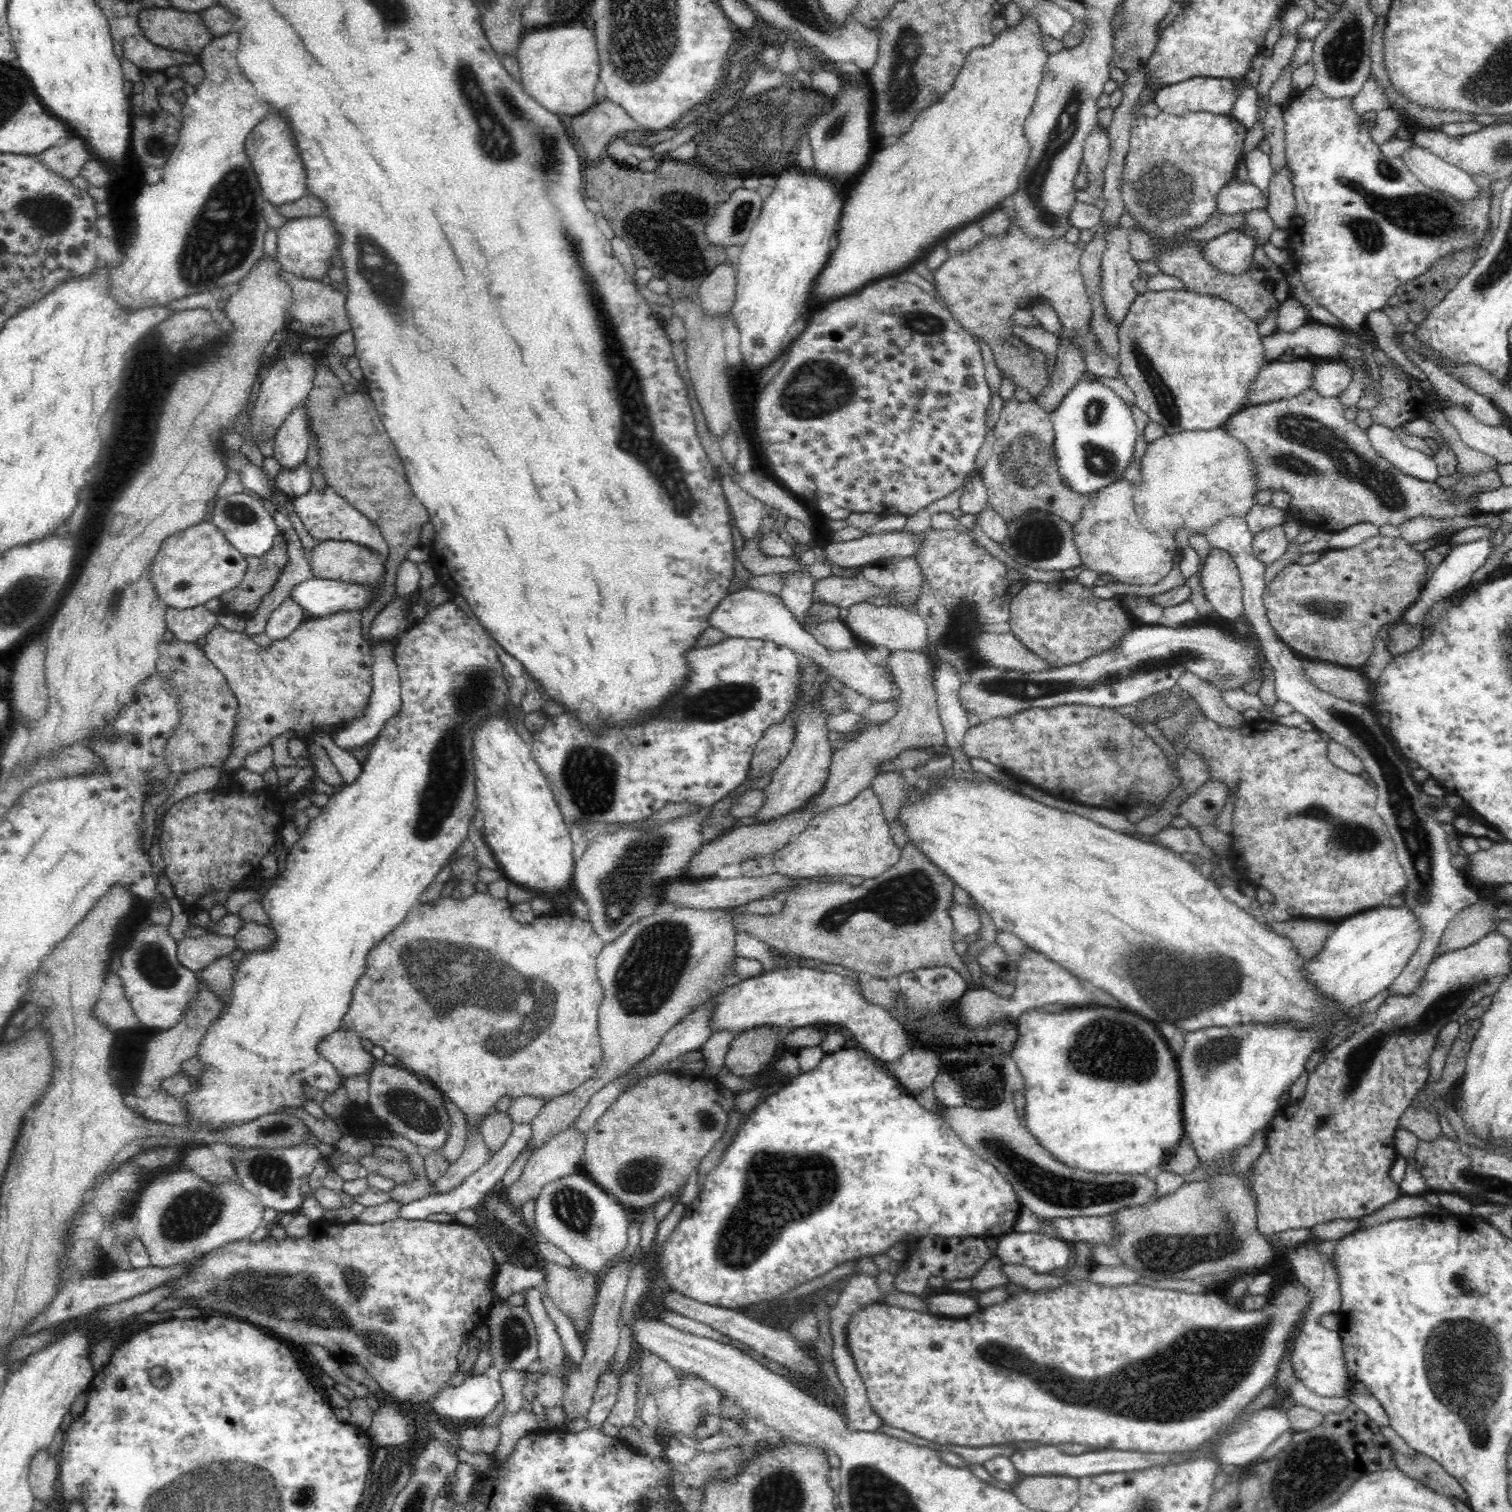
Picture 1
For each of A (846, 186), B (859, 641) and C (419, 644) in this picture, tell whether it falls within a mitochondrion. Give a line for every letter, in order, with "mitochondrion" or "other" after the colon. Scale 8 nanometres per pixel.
A: other
B: other
C: other

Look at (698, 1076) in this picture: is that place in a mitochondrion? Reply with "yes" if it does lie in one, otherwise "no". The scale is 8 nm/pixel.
no

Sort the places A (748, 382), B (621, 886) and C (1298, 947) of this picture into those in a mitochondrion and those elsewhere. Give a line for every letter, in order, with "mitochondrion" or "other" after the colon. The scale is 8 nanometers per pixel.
A: other
B: mitochondrion
C: other

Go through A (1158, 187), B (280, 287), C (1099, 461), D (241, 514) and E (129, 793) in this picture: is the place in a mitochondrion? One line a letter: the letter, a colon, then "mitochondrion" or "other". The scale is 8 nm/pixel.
A: mitochondrion
B: other
C: mitochondrion
D: mitochondrion
E: other

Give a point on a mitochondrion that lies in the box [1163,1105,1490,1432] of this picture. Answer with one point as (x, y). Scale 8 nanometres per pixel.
(1461, 1283)

